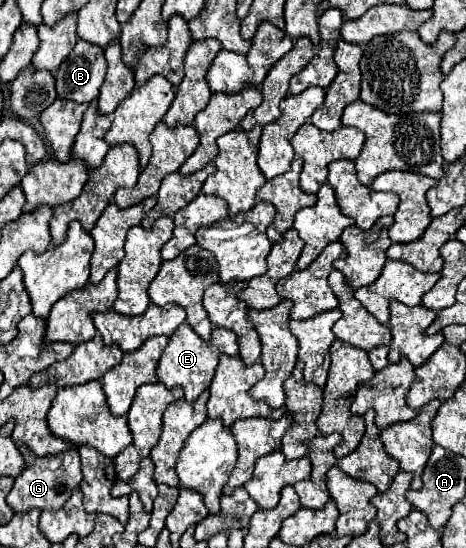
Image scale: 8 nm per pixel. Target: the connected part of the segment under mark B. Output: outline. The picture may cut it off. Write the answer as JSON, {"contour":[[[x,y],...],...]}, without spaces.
{"contour":[[[78,41],[56,71],[56,93],[60,99],[90,103],[96,99],[106,75],[106,59],[98,47]]]}

